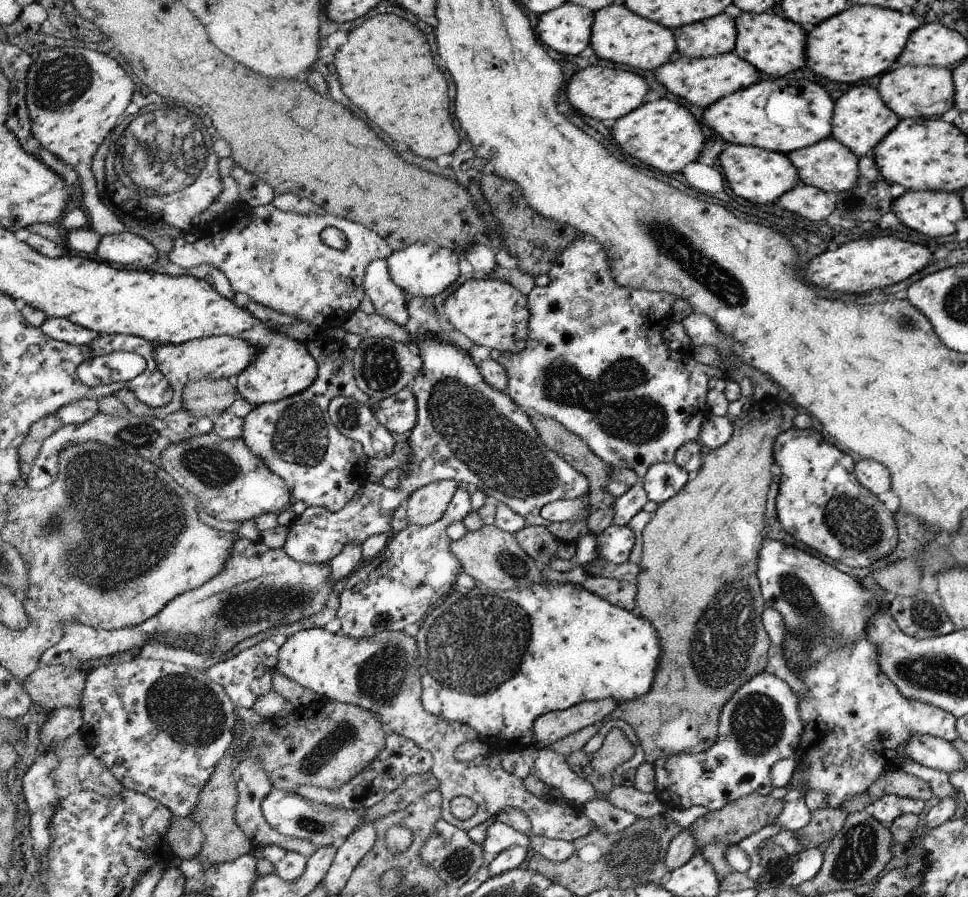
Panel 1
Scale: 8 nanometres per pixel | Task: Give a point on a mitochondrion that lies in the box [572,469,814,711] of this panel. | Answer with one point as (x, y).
(728, 624)

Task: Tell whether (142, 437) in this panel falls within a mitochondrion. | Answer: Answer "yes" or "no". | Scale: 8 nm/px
yes

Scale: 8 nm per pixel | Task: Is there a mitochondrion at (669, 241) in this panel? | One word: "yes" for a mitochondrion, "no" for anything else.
yes

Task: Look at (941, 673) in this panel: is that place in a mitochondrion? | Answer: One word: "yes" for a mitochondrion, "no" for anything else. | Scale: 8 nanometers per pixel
yes

